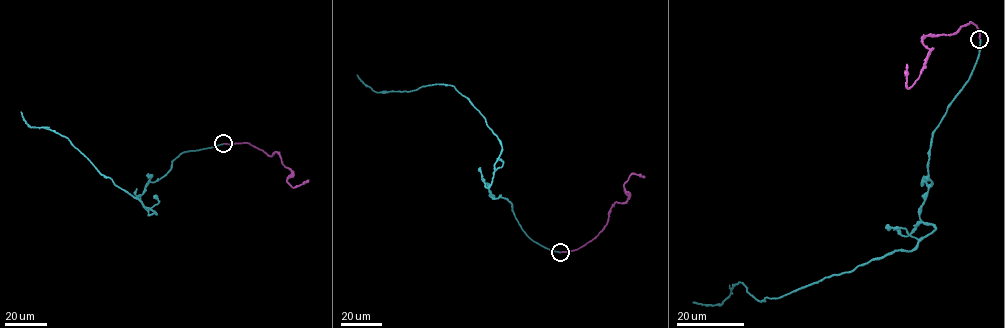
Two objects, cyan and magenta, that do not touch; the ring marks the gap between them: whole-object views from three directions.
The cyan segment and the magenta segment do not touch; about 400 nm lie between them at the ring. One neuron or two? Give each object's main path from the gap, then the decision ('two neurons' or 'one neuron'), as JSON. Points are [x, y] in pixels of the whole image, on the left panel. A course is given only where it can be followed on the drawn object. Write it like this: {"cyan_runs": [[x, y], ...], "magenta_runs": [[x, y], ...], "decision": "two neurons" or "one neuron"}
{"cyan_runs": [[223, 144], [182, 153], [149, 182], [139, 199], [149, 215], [157, 213], [67, 138], [28, 125], [21, 112]], "magenta_runs": [[223, 143], [245, 142], [270, 156], [277, 152], [291, 170], [287, 182], [290, 186], [308, 180]], "decision": "two neurons"}

